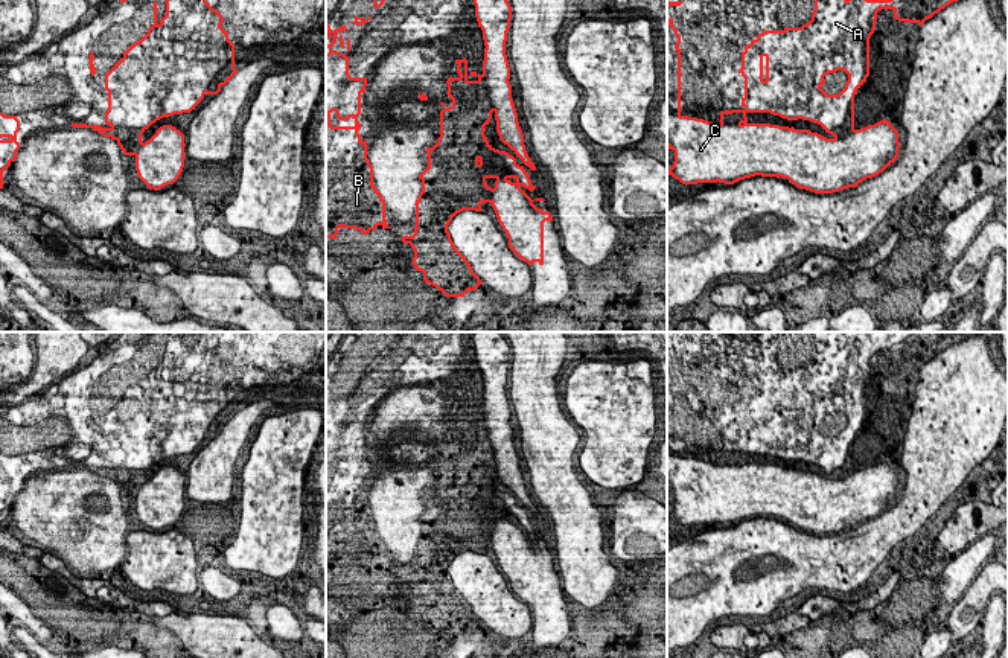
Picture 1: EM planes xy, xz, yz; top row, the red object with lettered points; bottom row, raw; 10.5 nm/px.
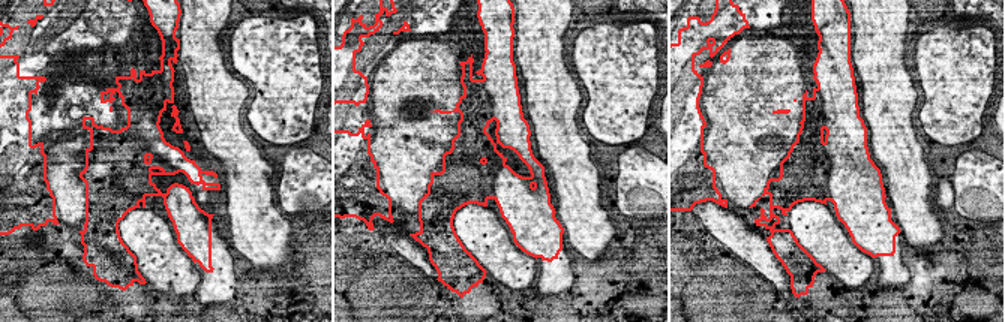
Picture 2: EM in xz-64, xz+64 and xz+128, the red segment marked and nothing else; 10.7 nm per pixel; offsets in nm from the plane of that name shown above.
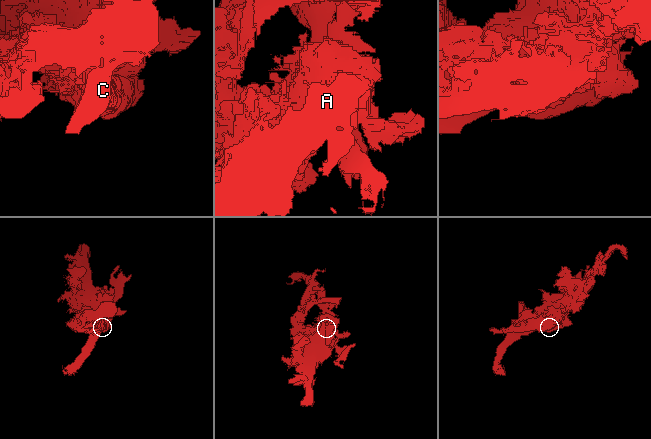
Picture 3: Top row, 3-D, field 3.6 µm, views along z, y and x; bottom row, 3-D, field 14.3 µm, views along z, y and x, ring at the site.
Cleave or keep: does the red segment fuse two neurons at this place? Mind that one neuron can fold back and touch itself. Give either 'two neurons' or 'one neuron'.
two neurons

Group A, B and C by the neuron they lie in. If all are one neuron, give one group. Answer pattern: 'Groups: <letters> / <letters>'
Groups: A B / C

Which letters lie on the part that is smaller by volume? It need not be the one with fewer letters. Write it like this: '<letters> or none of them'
C

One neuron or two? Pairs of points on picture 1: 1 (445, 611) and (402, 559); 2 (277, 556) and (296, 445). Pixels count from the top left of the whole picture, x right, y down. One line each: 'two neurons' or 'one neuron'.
1: one neuron
2: one neuron

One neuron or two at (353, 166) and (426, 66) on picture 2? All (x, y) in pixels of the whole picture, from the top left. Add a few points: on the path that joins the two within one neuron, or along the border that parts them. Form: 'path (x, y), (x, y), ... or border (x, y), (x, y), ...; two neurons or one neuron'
path (378, 141), (417, 102), (417, 92); one neuron

